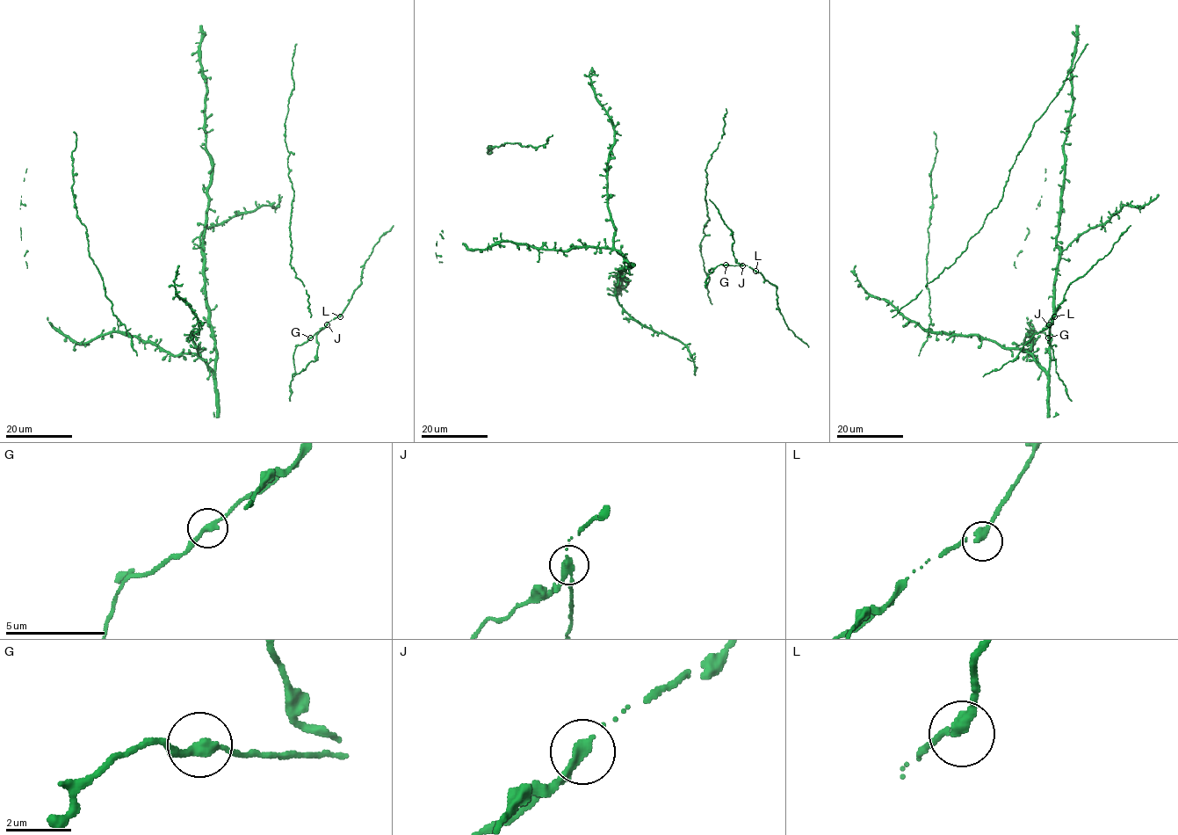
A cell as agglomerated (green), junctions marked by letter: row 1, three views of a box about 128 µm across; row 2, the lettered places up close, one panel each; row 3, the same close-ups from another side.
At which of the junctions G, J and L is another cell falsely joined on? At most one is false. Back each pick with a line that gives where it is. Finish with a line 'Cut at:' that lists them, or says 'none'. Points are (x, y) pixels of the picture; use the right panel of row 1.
J: Place: (1049, 324)
Cut at: J

